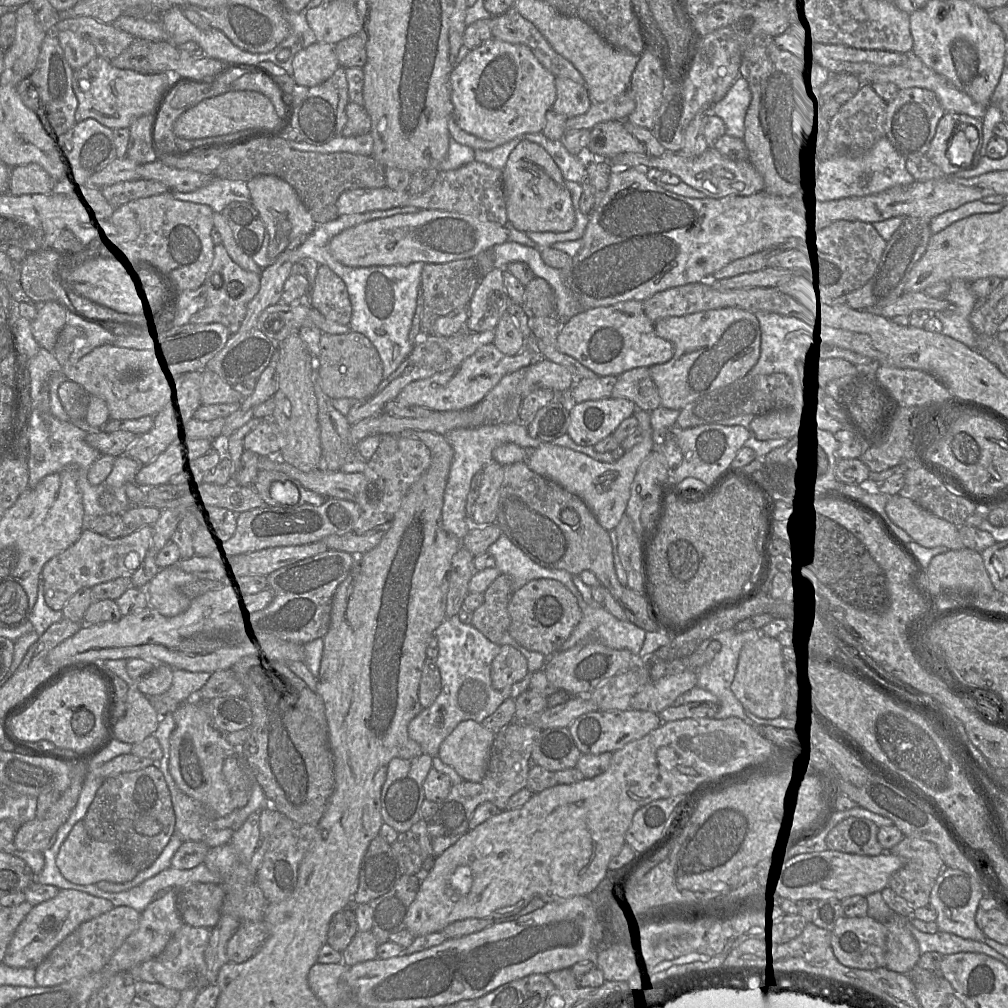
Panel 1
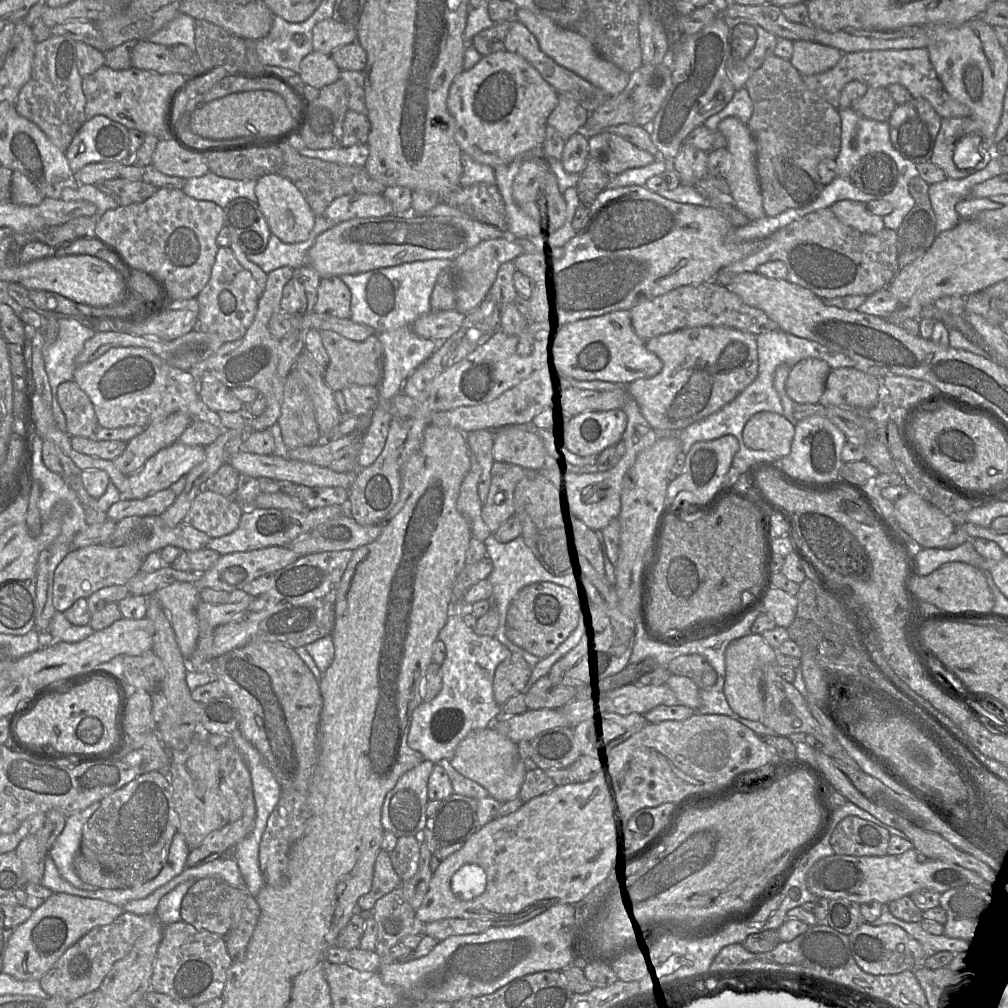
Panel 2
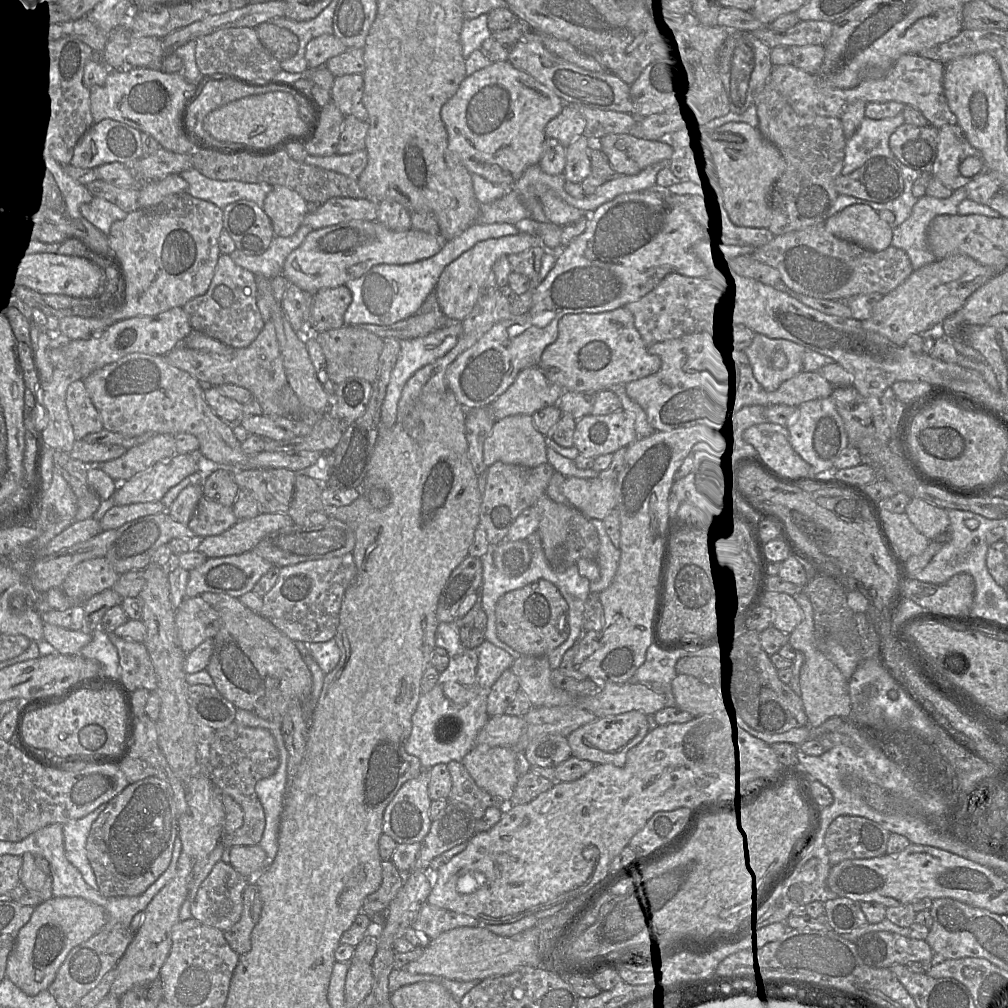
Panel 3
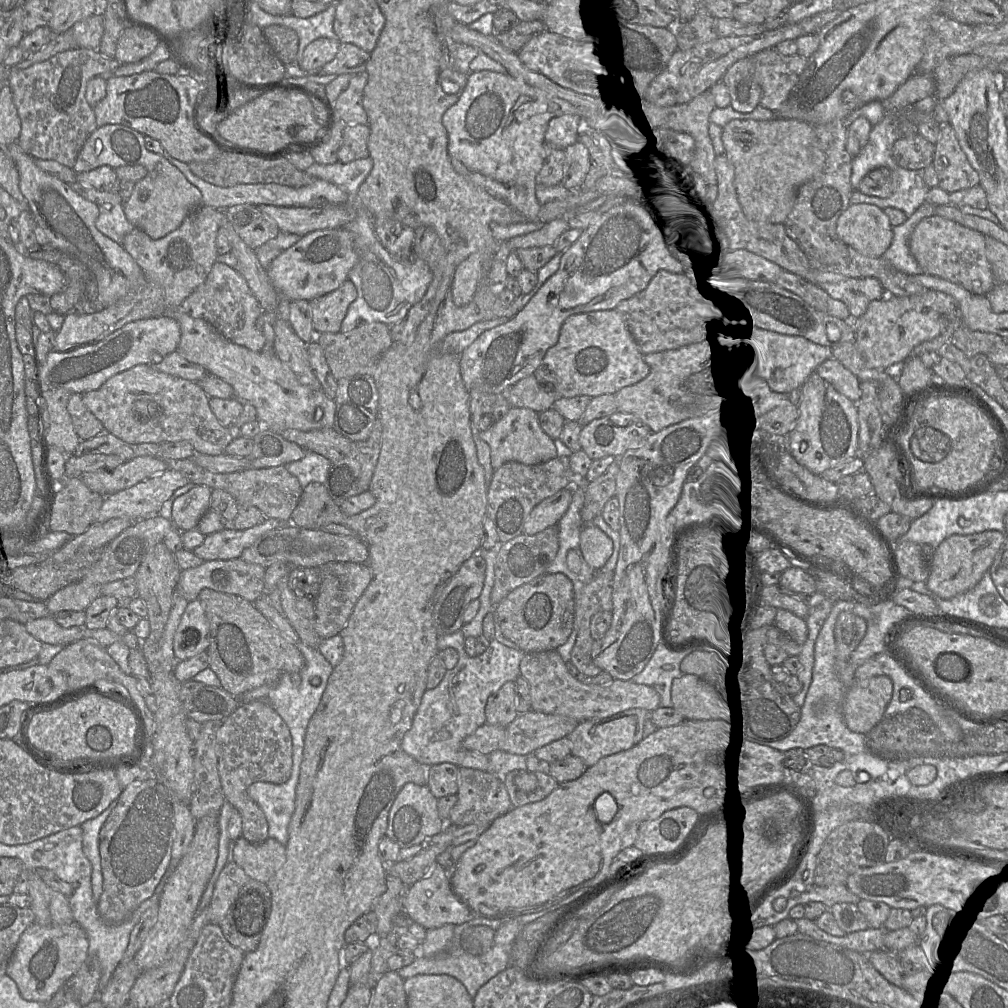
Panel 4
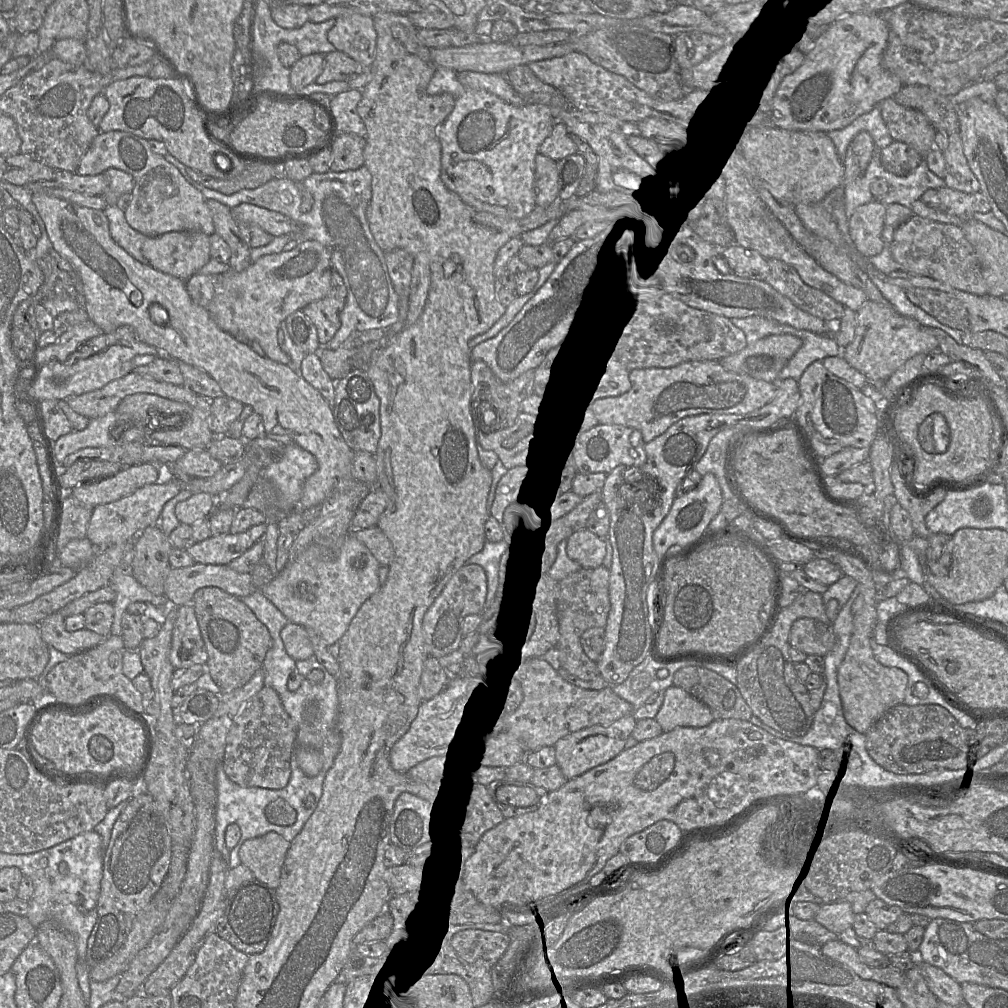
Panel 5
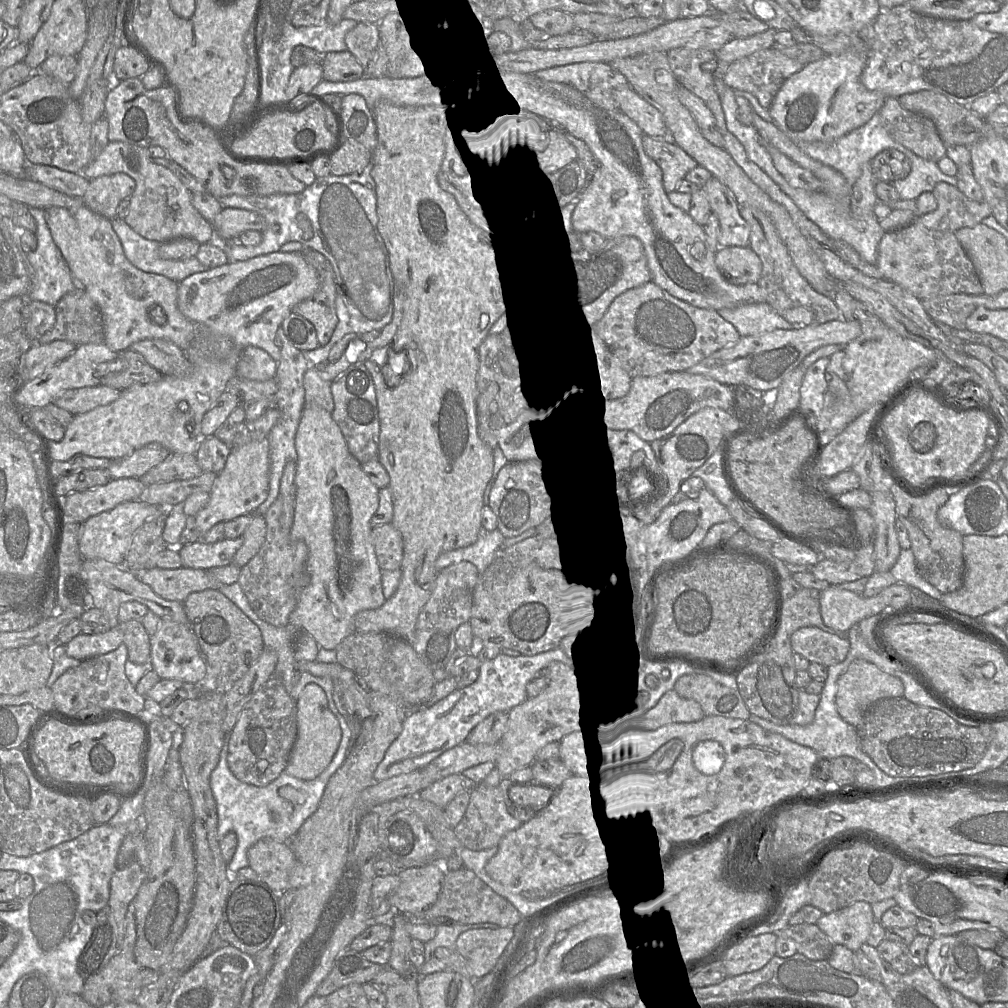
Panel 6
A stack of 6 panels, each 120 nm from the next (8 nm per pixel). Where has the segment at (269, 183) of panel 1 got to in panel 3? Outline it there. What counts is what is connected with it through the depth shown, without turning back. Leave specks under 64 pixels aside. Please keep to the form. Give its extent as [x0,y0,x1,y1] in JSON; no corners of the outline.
[262,185,308,236]

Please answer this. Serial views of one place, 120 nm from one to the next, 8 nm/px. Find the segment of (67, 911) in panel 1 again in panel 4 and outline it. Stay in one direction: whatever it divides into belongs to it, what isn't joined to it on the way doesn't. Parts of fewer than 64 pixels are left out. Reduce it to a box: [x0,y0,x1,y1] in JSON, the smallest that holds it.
[6,922,87,1003]

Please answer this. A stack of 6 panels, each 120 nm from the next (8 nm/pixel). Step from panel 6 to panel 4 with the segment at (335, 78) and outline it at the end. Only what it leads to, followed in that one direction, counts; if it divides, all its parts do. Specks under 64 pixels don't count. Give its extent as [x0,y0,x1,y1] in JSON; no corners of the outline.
[320,44,370,75]

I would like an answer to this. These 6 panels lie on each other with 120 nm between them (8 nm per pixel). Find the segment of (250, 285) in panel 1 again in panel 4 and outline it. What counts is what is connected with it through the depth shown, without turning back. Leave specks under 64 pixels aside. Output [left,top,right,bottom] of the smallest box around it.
[179,262,266,351]

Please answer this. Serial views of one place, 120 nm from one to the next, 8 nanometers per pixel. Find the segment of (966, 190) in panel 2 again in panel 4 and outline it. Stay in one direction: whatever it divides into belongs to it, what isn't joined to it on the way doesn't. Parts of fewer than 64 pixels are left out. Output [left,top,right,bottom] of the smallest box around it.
[881,202,935,276]

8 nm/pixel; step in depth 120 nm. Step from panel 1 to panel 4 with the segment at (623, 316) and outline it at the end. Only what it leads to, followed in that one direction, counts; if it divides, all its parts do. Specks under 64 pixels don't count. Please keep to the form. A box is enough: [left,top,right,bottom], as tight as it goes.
[533,309,650,398]

